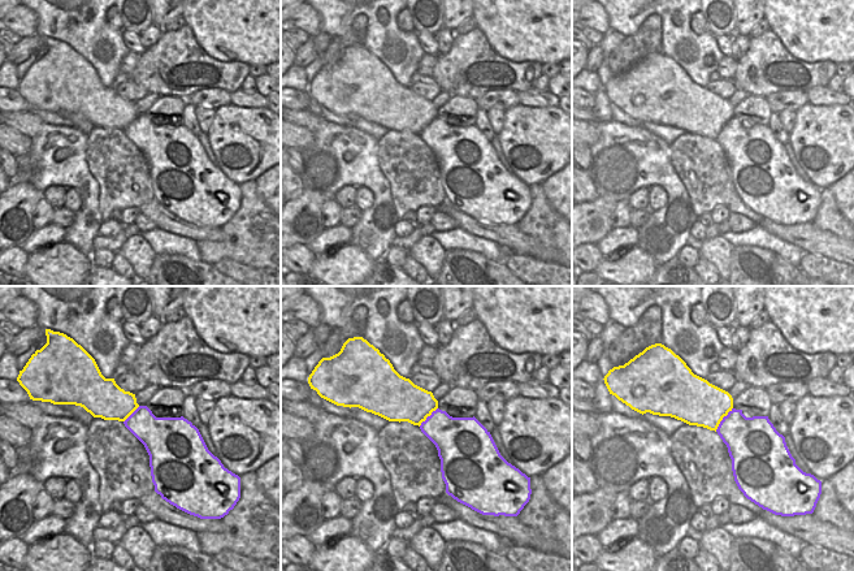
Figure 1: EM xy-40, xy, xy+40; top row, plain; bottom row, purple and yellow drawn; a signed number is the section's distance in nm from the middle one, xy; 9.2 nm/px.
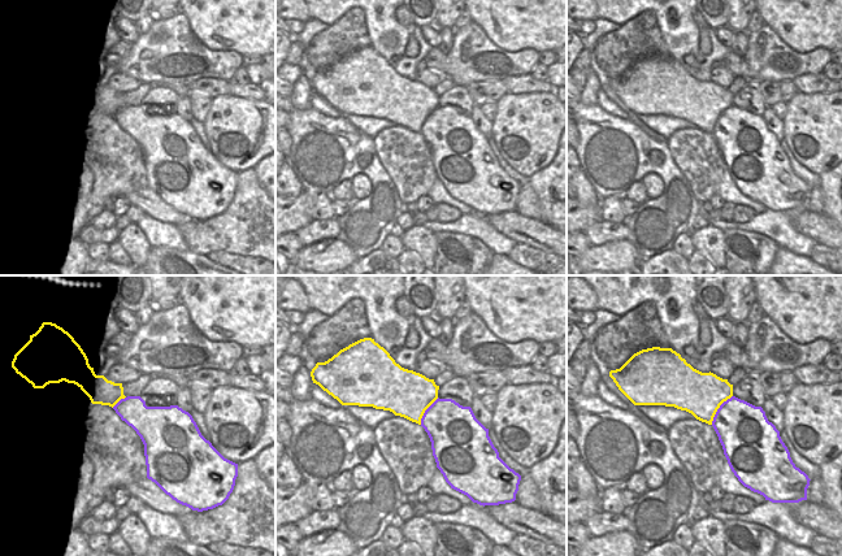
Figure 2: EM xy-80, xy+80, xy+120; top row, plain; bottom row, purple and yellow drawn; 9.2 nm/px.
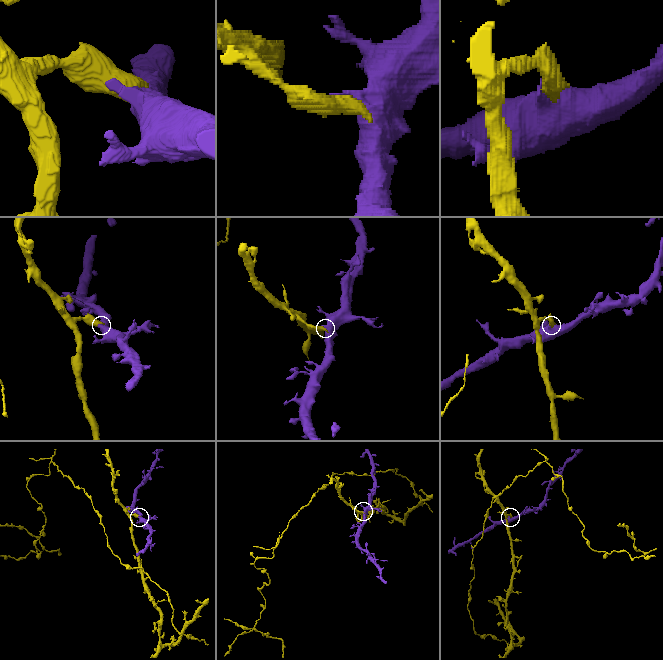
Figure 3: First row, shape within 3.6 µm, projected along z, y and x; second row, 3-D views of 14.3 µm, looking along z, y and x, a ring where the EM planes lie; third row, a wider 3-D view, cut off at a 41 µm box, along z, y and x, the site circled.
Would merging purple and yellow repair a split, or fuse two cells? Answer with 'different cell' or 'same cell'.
same cell

